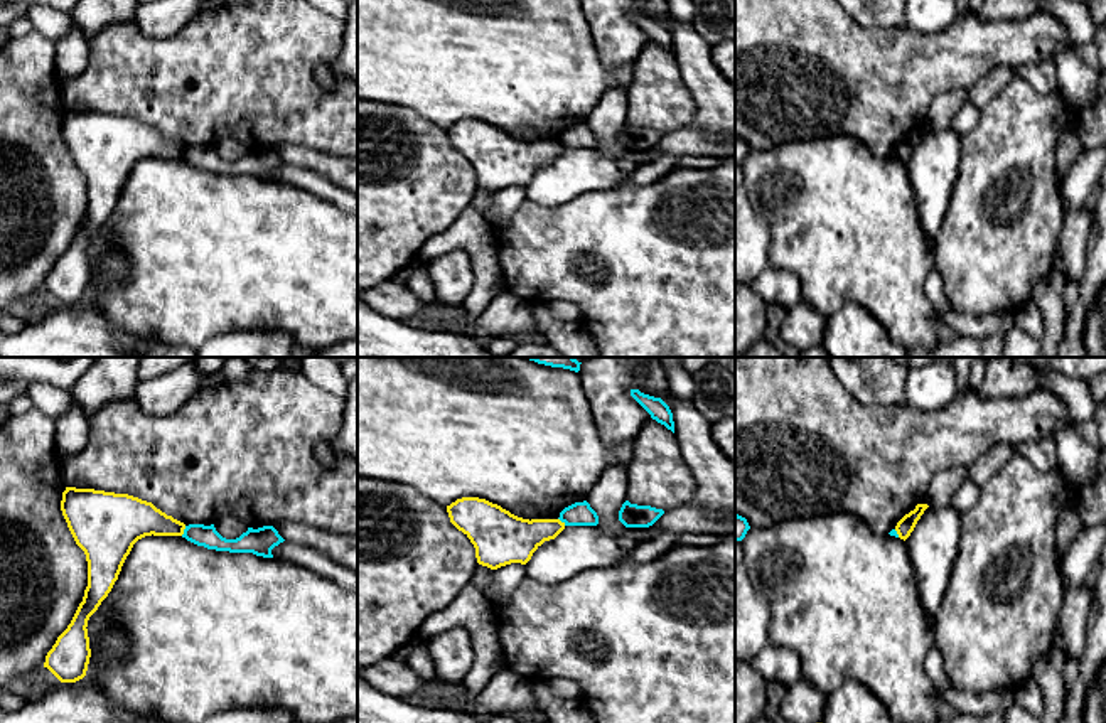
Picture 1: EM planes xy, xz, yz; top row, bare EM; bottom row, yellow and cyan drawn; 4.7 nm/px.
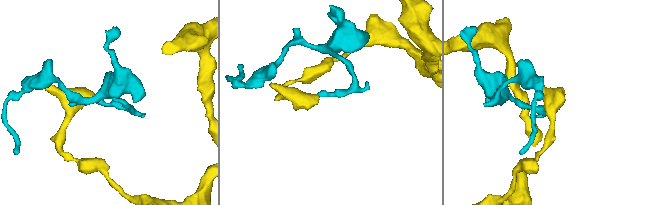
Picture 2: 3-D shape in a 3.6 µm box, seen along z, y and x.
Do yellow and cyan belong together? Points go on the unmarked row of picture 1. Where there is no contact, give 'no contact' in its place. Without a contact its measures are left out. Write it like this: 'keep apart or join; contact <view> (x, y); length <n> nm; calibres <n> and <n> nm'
keep apart; contact xy (182, 154); length 50 nm; calibres 200 and 100 nm

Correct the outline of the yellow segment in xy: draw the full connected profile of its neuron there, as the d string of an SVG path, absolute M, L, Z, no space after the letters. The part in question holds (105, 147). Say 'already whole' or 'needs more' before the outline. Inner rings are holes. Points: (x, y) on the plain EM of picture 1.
already whole; M66 110L61 133L76 167L84 174L88 184L88 209L71 246L57 260L46 278L47 290L61 305L76 305L86 298L91 271L88 243L111 214L121 189L133 167L145 158L182 158L185 147L167 138L152 125L128 116L115 116L94 111Z

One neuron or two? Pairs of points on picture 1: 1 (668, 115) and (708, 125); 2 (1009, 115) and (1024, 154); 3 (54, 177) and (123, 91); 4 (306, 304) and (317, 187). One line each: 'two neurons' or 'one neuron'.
1: two neurons
2: one neuron
3: two neurons
4: two neurons

